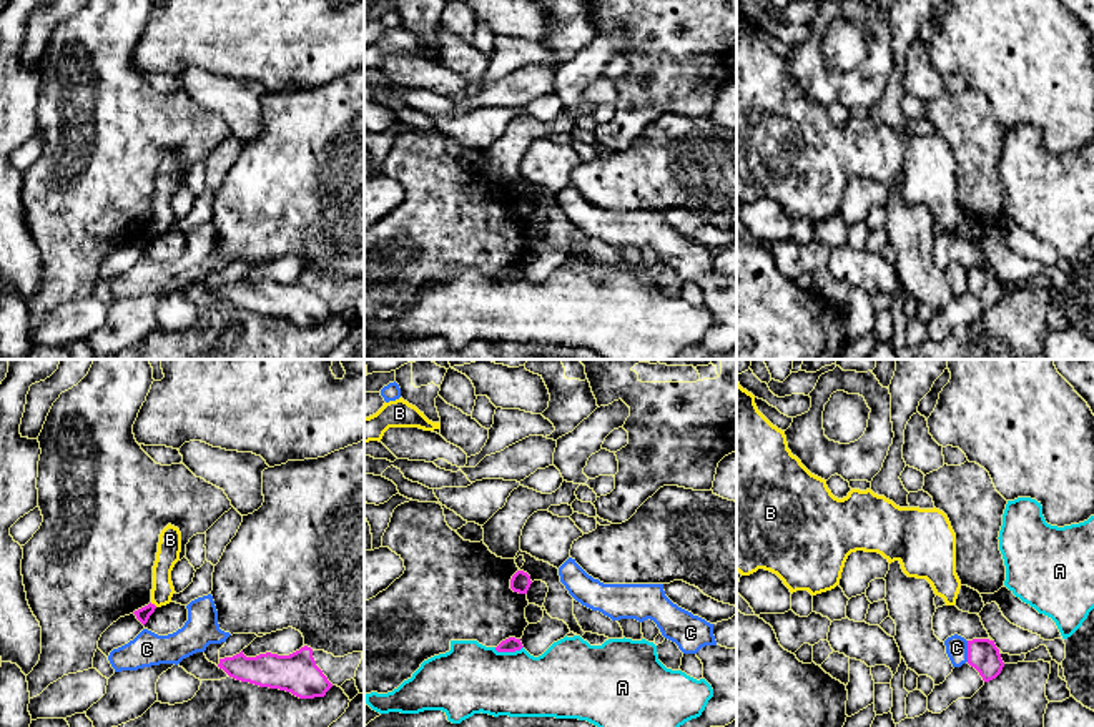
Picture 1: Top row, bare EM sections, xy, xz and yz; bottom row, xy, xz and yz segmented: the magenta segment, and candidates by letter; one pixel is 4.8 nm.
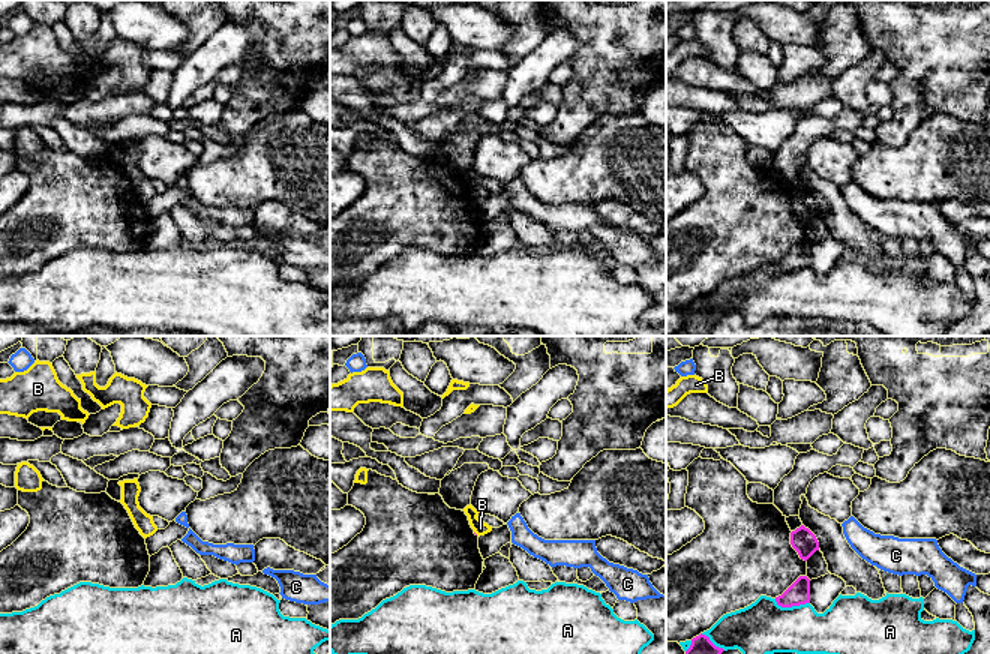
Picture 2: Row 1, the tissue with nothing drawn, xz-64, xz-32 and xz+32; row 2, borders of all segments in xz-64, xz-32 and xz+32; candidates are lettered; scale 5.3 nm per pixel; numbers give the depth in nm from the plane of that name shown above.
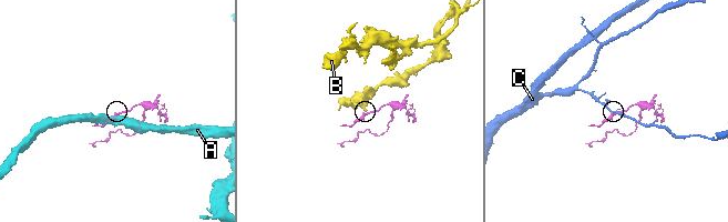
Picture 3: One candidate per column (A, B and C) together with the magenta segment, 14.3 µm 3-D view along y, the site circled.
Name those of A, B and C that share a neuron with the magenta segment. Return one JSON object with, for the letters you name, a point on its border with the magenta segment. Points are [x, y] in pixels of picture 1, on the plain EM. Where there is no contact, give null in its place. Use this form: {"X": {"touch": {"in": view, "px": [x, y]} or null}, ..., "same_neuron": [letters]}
{"same_neuron": []}

